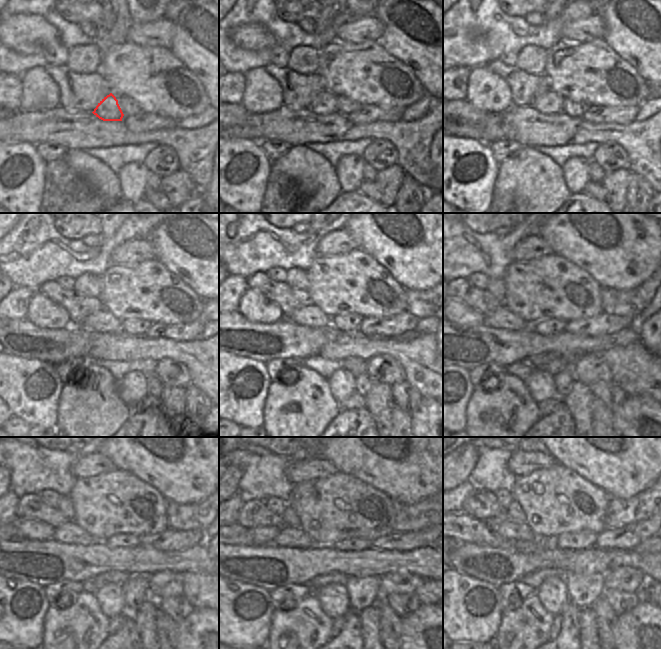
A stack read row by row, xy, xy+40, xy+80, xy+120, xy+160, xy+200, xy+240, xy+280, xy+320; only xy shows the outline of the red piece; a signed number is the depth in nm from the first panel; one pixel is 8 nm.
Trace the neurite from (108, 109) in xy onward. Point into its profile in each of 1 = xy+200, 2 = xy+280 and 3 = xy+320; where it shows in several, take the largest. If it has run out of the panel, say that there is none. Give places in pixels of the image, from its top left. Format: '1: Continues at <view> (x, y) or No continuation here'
1: Continues at xy+200 (517, 309)
2: Continues at xy+280 (287, 536)
3: Continues at xy+320 (508, 530)

